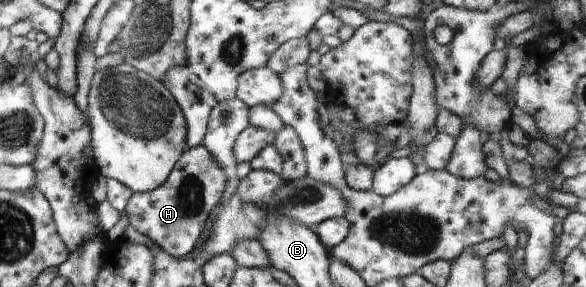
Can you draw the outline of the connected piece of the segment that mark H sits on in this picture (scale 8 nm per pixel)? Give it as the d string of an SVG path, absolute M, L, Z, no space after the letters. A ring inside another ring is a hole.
M203 143L186 148L160 187L132 194L125 209L129 225L150 237L160 250L173 258L184 257L198 246L211 211L221 203L226 184L225 171Z

